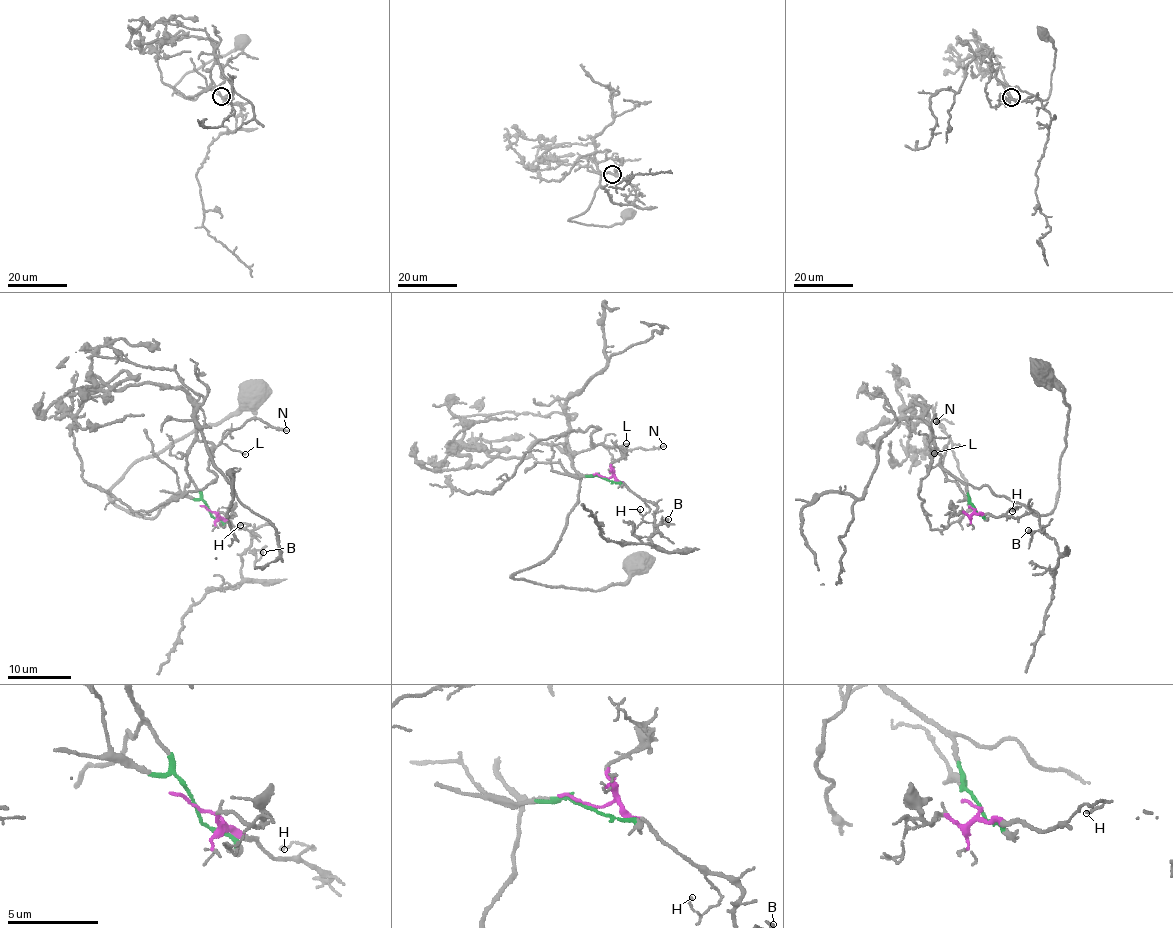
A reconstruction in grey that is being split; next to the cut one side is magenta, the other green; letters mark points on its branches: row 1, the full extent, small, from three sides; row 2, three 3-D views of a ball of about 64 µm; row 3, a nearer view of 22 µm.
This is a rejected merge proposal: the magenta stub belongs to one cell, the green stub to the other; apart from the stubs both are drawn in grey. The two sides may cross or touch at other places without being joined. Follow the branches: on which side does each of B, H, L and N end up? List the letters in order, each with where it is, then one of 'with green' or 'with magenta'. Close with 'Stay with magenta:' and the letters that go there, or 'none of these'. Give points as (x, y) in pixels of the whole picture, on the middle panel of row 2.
B: (668, 519) | with magenta
H: (640, 509) | with magenta
L: (626, 443) | with green
N: (663, 446) | with green
Stay with magenta: B, H

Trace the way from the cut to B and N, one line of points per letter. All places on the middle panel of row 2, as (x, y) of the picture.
B: (604, 478), (614, 477), (656, 507), (656, 533), (656, 528), (668, 518)
N: (604, 478), (585, 476), (574, 468), (571, 457), (599, 444), (628, 450), (664, 445)

